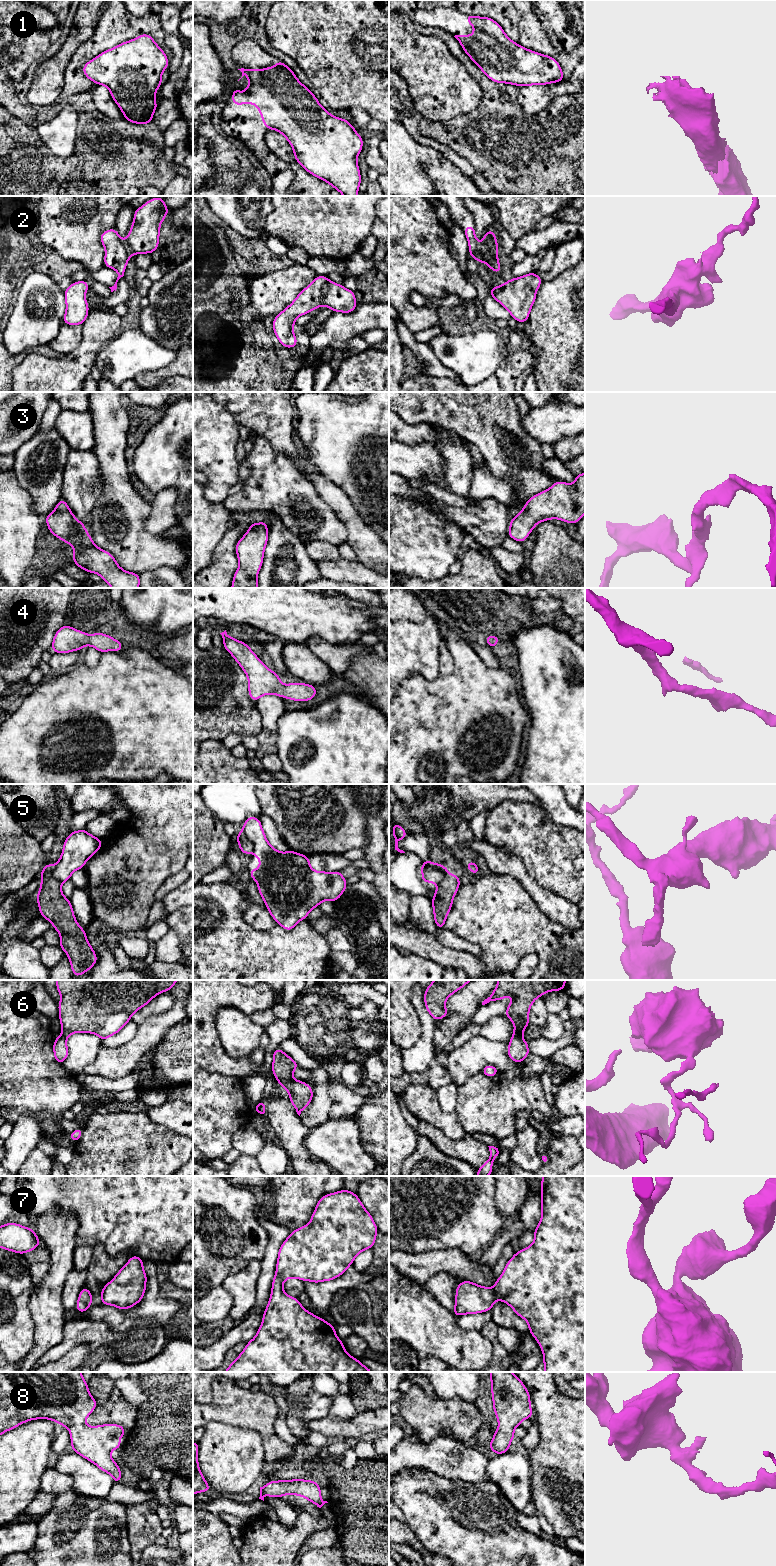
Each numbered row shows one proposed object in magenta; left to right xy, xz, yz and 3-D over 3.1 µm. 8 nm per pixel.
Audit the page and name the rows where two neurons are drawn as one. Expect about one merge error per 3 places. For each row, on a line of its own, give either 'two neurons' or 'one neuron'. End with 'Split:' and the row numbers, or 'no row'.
1: one neuron
2: two neurons
3: one neuron
4: one neuron
5: two neurons
6: two neurons
7: one neuron
8: one neuron
Split: 2, 5, 6

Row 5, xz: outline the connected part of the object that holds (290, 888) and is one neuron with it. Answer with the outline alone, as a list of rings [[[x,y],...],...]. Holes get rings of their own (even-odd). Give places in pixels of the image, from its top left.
[[[249,816],[243,823],[241,832],[253,842],[255,857],[260,863],[258,869],[248,869],[249,875],[256,881],[270,915],[286,931],[291,931],[299,921],[307,919],[309,912],[319,907],[322,901],[337,901],[348,888],[347,878],[342,876],[341,871],[315,871],[310,867],[308,856],[292,850],[279,852],[273,848],[265,836],[259,818]]]

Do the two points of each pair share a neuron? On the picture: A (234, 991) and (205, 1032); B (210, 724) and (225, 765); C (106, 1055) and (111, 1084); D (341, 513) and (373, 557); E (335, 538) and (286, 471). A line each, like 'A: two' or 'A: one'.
A: one
B: two
C: two
D: one
E: one

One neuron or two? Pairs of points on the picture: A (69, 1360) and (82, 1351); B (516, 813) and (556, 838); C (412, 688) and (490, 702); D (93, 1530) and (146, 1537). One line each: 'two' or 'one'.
A: one
B: one
C: one
D: two

